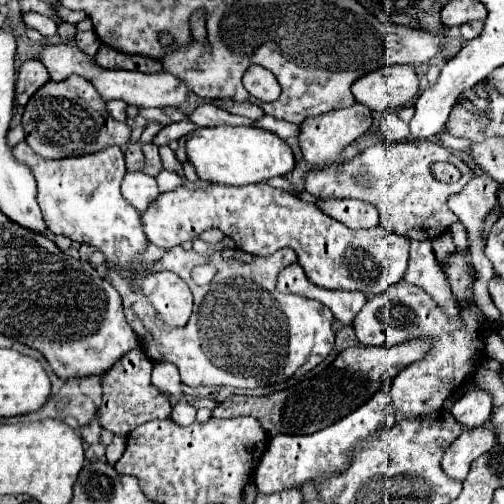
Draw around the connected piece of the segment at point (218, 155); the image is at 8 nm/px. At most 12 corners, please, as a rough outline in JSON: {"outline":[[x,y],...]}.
{"outline":[[256,126],[198,128],[186,154],[200,180],[266,182],[292,148]]}

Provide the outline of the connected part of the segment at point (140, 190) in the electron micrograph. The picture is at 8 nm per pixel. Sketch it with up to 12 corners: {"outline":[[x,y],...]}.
{"outline":[[128,172],[122,196],[140,212],[160,194],[154,176]]}

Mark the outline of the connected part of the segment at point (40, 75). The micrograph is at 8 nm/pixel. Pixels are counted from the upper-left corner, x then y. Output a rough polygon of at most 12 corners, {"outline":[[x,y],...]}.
{"outline":[[38,58],[18,70],[16,102],[28,98],[50,80]]}

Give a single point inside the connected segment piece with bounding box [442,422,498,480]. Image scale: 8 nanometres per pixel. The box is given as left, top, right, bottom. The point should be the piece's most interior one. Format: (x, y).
(472, 442)

